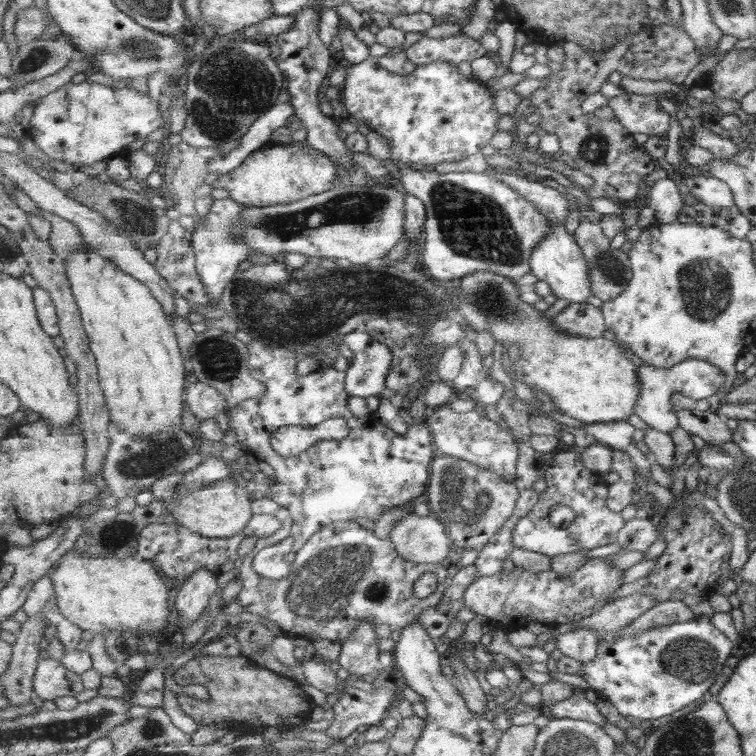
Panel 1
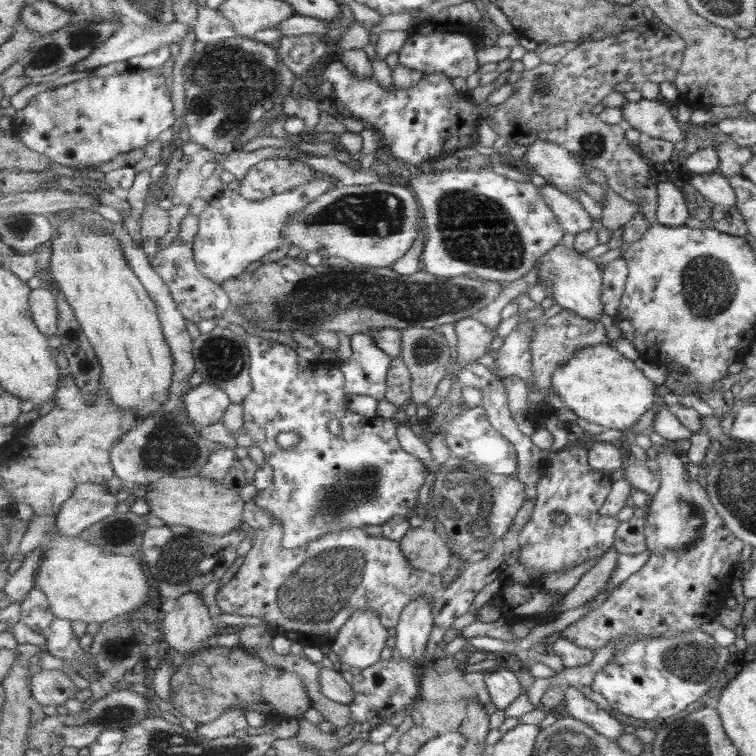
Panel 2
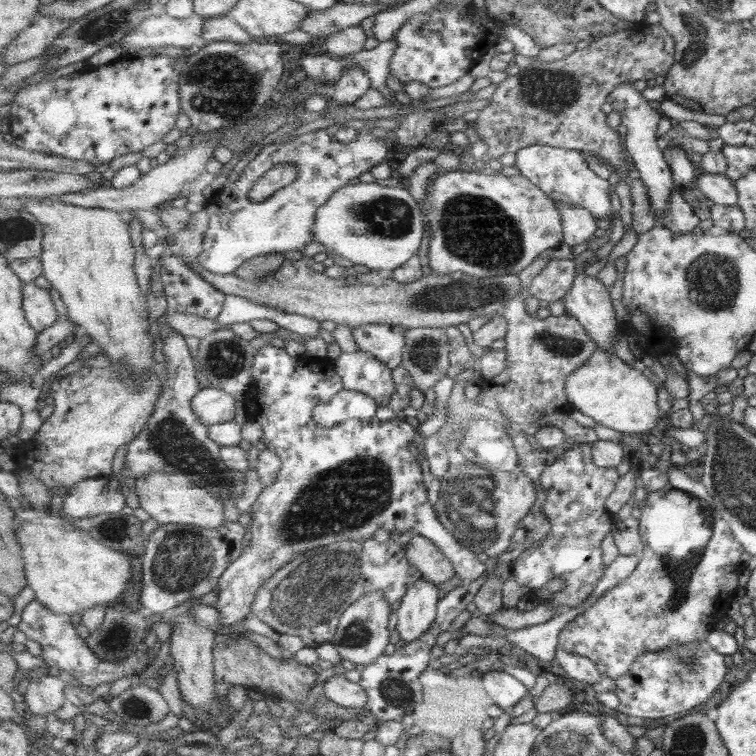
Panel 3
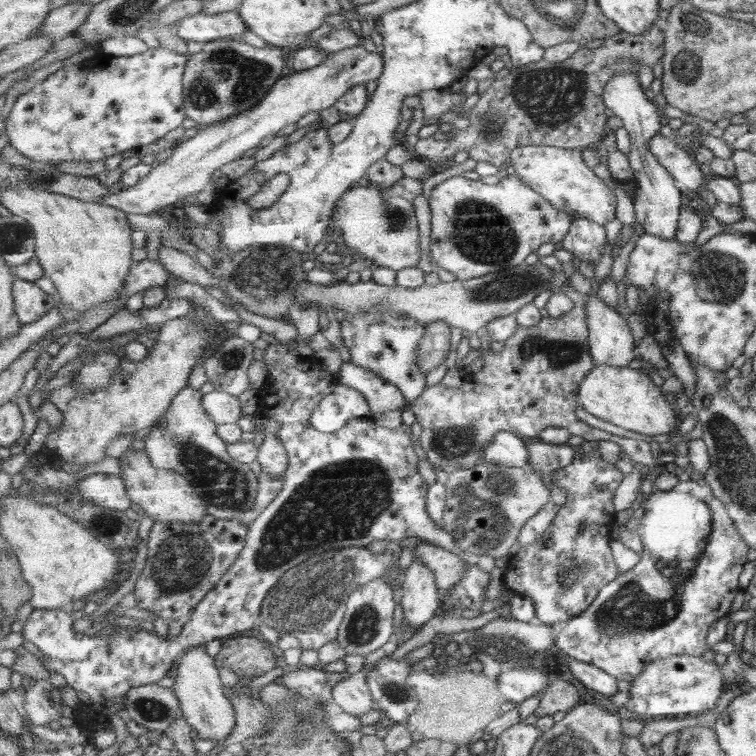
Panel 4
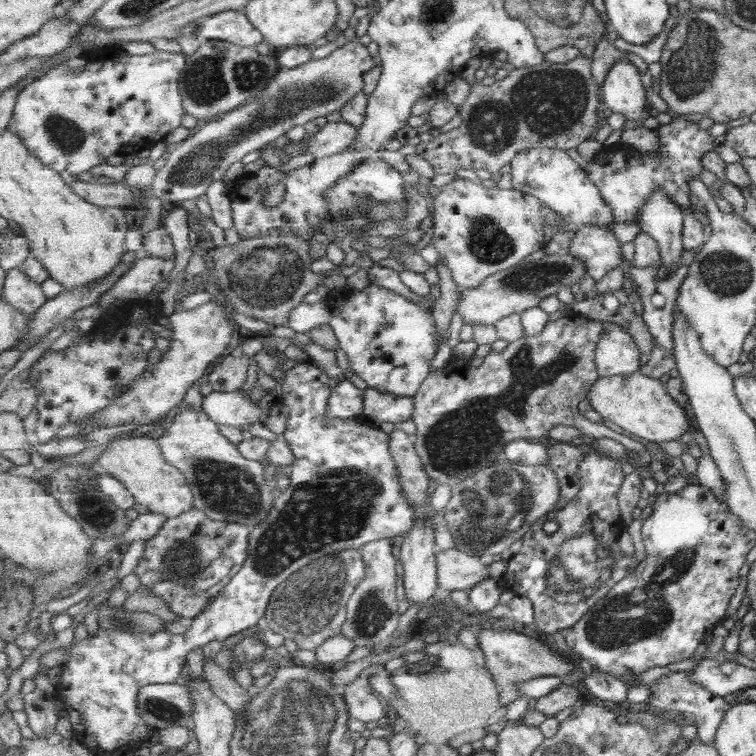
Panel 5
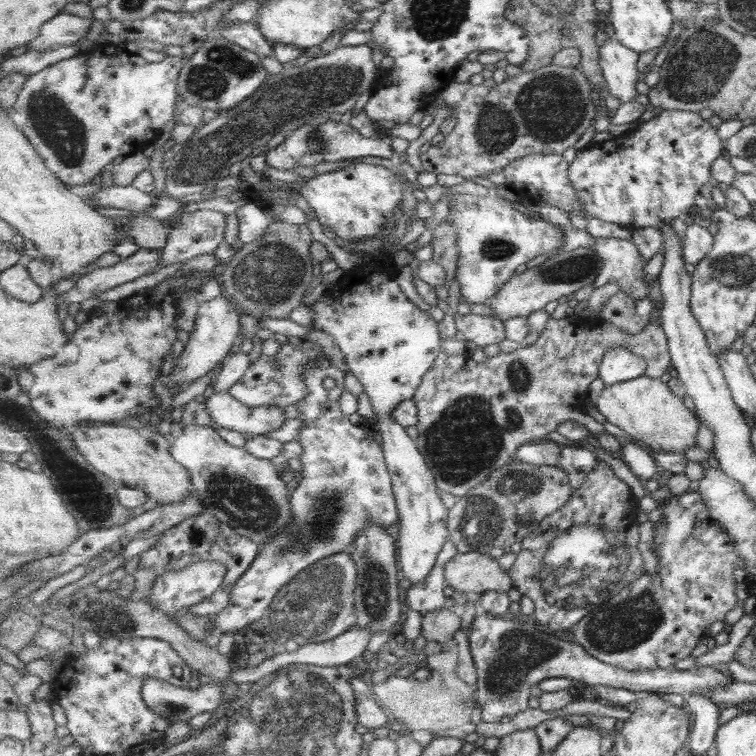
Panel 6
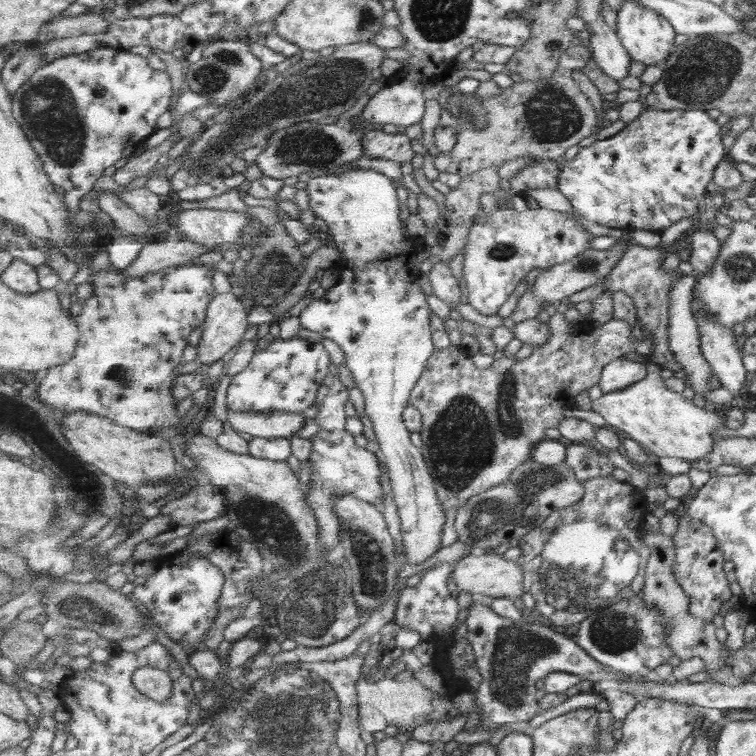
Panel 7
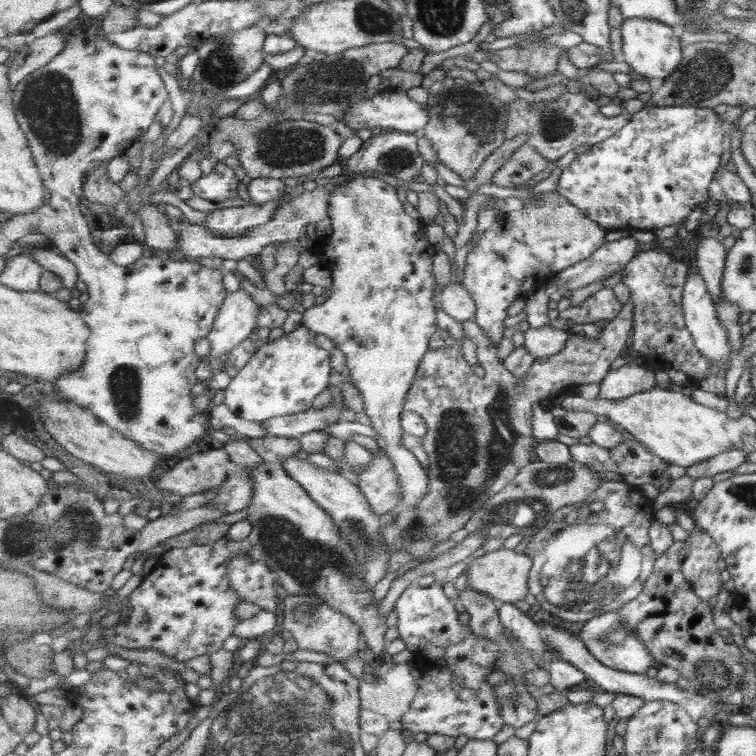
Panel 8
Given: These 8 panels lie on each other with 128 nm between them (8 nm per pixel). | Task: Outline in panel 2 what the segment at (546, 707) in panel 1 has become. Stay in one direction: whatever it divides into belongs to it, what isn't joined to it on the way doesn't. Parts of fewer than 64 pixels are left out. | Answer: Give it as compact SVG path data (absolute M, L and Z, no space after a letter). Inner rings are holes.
M573 688L571 692L567 692L567 710L569 710L568 713L565 714L564 710L560 710L559 714L571 718L576 718L577 720L586 722L589 726L592 726L599 734L603 734L603 736L606 736L607 738L611 738L614 741L616 738L621 738L623 736L623 728L624 724L621 724L617 718L614 718L609 714L609 712L606 712L606 706L604 704L595 704L593 700L589 700L585 694L583 694L582 688Z

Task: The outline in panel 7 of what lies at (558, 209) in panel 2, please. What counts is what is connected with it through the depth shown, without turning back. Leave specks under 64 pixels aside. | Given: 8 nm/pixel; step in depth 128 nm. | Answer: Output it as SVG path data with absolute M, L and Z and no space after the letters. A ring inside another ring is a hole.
M630 243L625 251L624 257L613 268L612 273L602 283L605 290L611 294L615 292L625 292L637 307L637 316L640 328L643 333L654 336L654 344L657 347L653 349L652 355L646 359L648 362L658 363L661 368L678 371L680 364L674 359L673 353L668 347L668 311L669 311L669 289L678 276L681 275L679 269L664 270L661 263L665 254L660 247L647 248L641 245Z

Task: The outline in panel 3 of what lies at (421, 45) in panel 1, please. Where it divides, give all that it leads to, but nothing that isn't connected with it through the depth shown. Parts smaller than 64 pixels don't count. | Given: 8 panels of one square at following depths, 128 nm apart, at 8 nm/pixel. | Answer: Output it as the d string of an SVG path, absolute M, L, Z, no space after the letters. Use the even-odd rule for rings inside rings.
M439 3L435 5L427 14L415 15L409 18L406 25L403 25L394 36L397 41L397 50L393 55L391 63L391 72L393 76L402 83L422 82L431 88L439 88L439 86L447 86L447 84L457 83L459 78L463 78L465 74L470 74L471 68L481 61L488 51L503 39L510 40L515 45L514 54L521 56L530 56L537 58L543 48L529 36L525 30L519 28L515 24L509 24L500 21L493 13L486 9L479 9L469 3L468 5L449 5L444 6Z

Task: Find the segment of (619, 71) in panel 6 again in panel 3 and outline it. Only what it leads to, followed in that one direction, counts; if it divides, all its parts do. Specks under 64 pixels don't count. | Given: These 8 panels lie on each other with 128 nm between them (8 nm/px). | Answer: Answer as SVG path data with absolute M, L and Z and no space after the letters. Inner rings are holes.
M633 83L621 84L615 87L615 90L608 96L608 102L617 109L622 116L622 124L627 128L627 133L623 138L623 145L628 150L628 154L636 166L636 173L641 181L645 181L645 186L649 189L649 197L651 197L651 205L657 213L657 225L661 225L663 213L668 208L669 196L675 187L670 177L670 169L661 153L661 138L658 136L658 122L660 114L656 109L656 104L649 102L641 96L639 90L635 90Z

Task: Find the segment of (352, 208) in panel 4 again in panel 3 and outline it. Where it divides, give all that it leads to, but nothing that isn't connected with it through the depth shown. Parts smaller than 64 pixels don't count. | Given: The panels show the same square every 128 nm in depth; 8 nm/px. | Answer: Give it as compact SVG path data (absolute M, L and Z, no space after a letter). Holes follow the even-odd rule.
M365 182L355 185L349 184L341 188L341 191L333 194L329 201L318 209L315 229L313 229L313 240L325 246L326 250L333 251L335 254L350 260L354 265L365 265L369 269L386 274L392 272L403 266L419 252L423 232L425 232L423 221L426 218L421 215L415 198L409 194L407 189L407 186L393 188L380 186L376 183L365 184Z

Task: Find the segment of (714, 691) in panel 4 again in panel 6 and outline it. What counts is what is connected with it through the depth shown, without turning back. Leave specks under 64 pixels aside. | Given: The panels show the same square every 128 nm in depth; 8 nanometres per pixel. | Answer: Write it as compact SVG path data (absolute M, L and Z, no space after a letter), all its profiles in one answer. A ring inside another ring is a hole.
M687 694L683 697L684 707L693 715L693 728L689 732L687 747L689 754L705 754L715 742L717 717L723 707L709 701L707 696Z

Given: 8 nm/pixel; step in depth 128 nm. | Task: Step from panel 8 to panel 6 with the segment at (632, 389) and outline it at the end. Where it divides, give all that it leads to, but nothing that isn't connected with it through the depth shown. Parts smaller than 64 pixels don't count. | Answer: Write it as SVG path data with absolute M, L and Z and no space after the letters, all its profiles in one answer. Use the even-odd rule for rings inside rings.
M628 348L607 352L600 366L600 379L606 386L639 378L646 371L646 360Z

